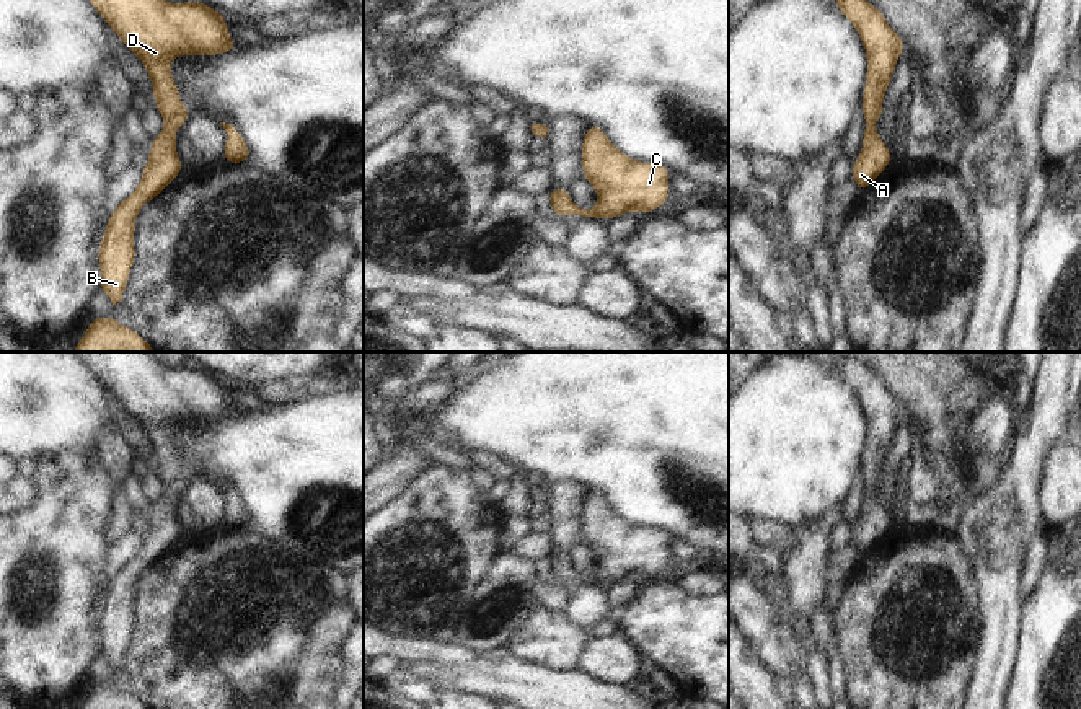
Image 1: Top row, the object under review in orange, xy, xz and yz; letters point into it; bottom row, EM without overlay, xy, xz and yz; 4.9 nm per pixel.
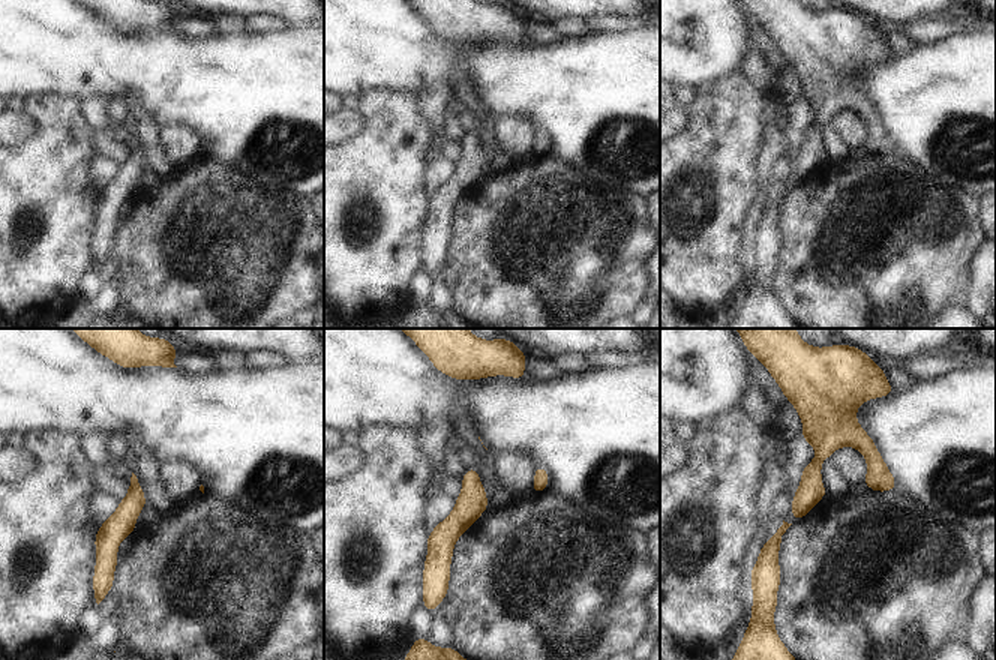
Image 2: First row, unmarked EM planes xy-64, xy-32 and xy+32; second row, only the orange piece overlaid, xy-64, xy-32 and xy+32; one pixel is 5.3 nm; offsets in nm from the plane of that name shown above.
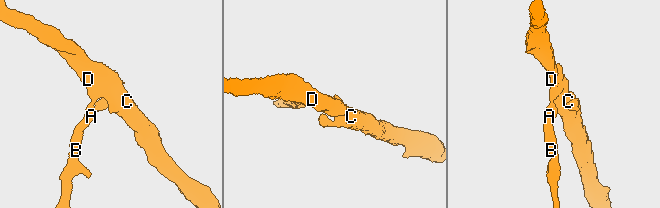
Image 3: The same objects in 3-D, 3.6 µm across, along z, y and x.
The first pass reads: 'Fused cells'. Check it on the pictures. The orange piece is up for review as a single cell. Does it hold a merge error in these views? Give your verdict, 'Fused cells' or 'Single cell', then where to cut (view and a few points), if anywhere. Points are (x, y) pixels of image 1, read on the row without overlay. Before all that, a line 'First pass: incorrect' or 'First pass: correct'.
First pass: incorrect
Single cell. No split

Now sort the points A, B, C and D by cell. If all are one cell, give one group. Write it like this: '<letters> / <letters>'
A B C D

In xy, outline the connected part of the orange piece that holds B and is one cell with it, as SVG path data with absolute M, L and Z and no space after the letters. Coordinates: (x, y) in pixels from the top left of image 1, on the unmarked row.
M150 352L77 354L142 425L153 450L153 466L166 491L152 504L139 551L111 577L99 606L99 654L114 672L122 665L135 628L139 575L165 556L183 533L174 495L184 491L189 476L179 463L170 427L179 421L218 421L235 416L238 409L228 401L223 377L212 375L197 363L170 368Z

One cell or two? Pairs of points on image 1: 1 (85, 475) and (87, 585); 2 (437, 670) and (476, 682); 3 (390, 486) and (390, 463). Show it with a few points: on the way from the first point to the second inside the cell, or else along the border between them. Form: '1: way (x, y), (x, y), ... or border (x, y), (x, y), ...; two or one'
1: way (85, 502), (85, 558); one
2: way (447, 677), (467, 678); one
3: way (390, 481), (390, 468); one

